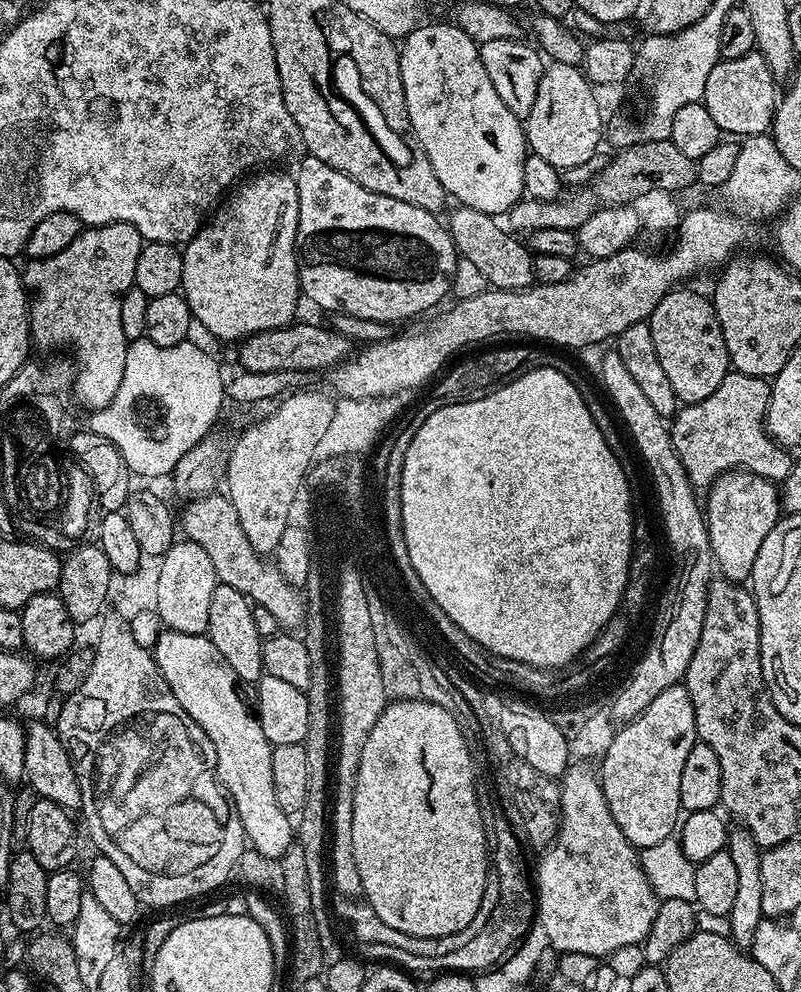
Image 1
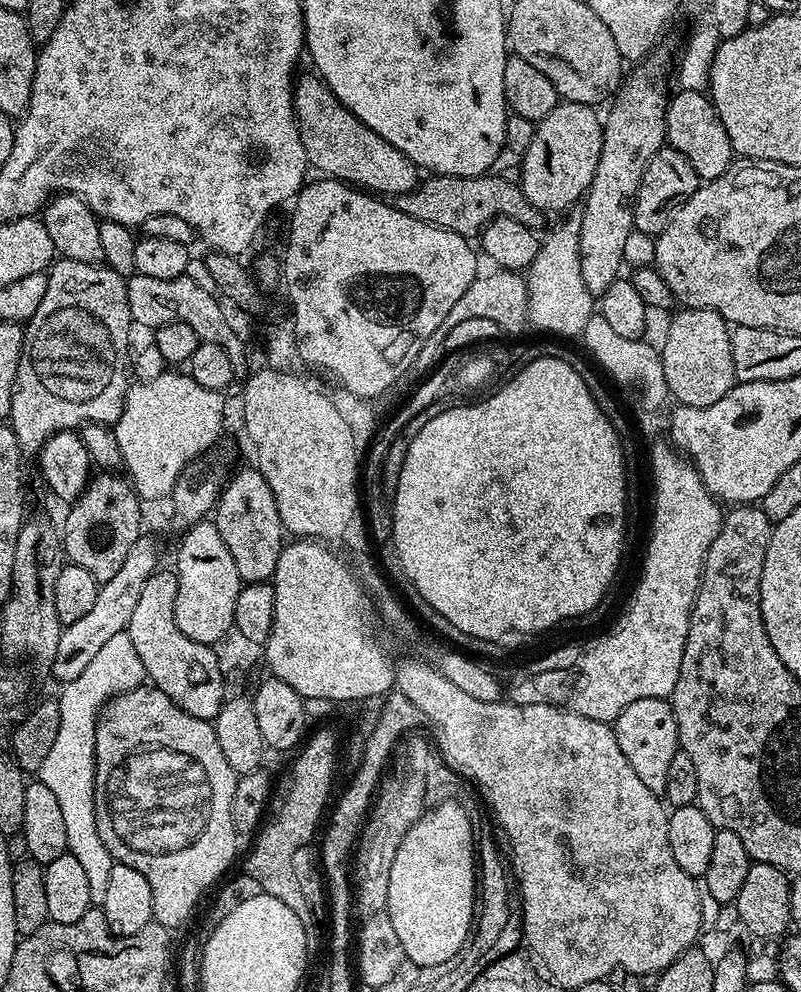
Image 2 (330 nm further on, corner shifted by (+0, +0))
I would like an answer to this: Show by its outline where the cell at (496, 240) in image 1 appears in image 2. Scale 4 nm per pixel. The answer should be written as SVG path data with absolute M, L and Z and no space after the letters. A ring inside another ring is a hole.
M302 76L292 89L292 109L296 112L296 125L306 158L315 171L316 168L320 171L317 173L384 198L401 196L416 187L418 169L414 161L406 158L402 150L390 146L386 138L370 130L352 111L342 106L319 76Z

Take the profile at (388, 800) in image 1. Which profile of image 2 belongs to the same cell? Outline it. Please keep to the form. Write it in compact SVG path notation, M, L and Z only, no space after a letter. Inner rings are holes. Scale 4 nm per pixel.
M442 803L425 812L402 838L390 869L387 911L409 964L435 966L466 942L472 925L468 855L474 851L474 825L460 804Z

